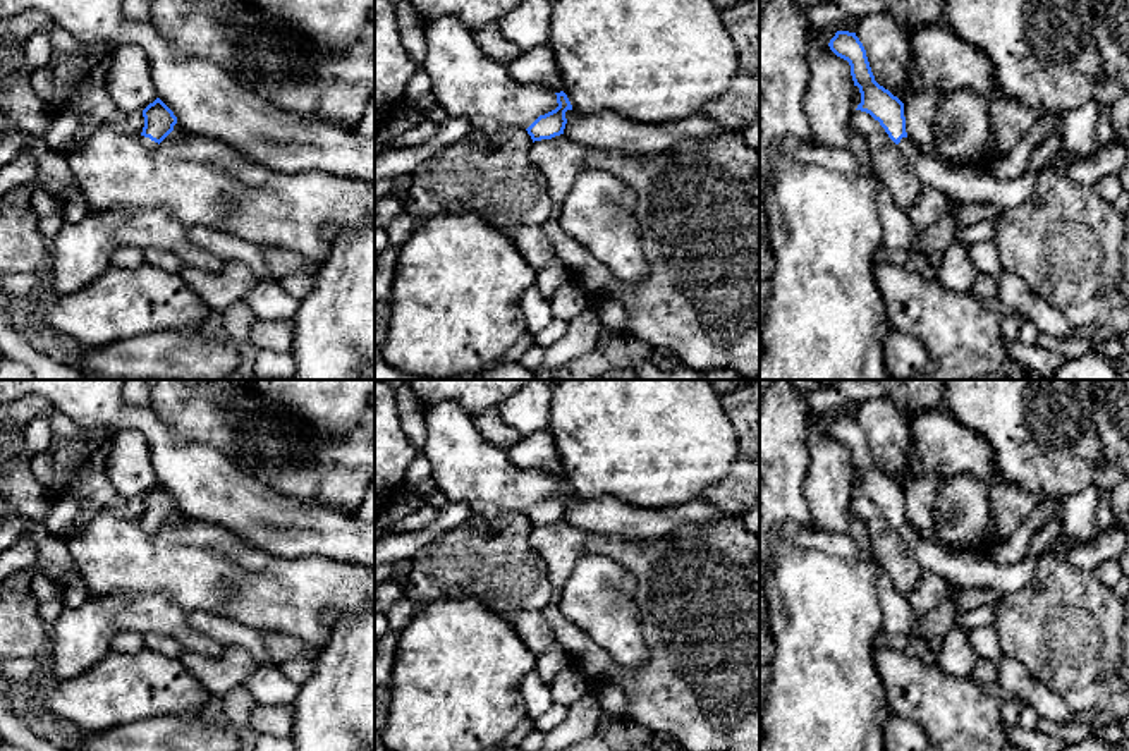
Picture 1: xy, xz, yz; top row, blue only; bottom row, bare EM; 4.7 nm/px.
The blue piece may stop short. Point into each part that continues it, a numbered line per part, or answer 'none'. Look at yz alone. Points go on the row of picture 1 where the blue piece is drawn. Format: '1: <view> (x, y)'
1: yz (964, 186)

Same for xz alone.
none

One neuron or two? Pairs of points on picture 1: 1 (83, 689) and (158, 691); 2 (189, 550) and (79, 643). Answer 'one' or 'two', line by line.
1: one
2: two

